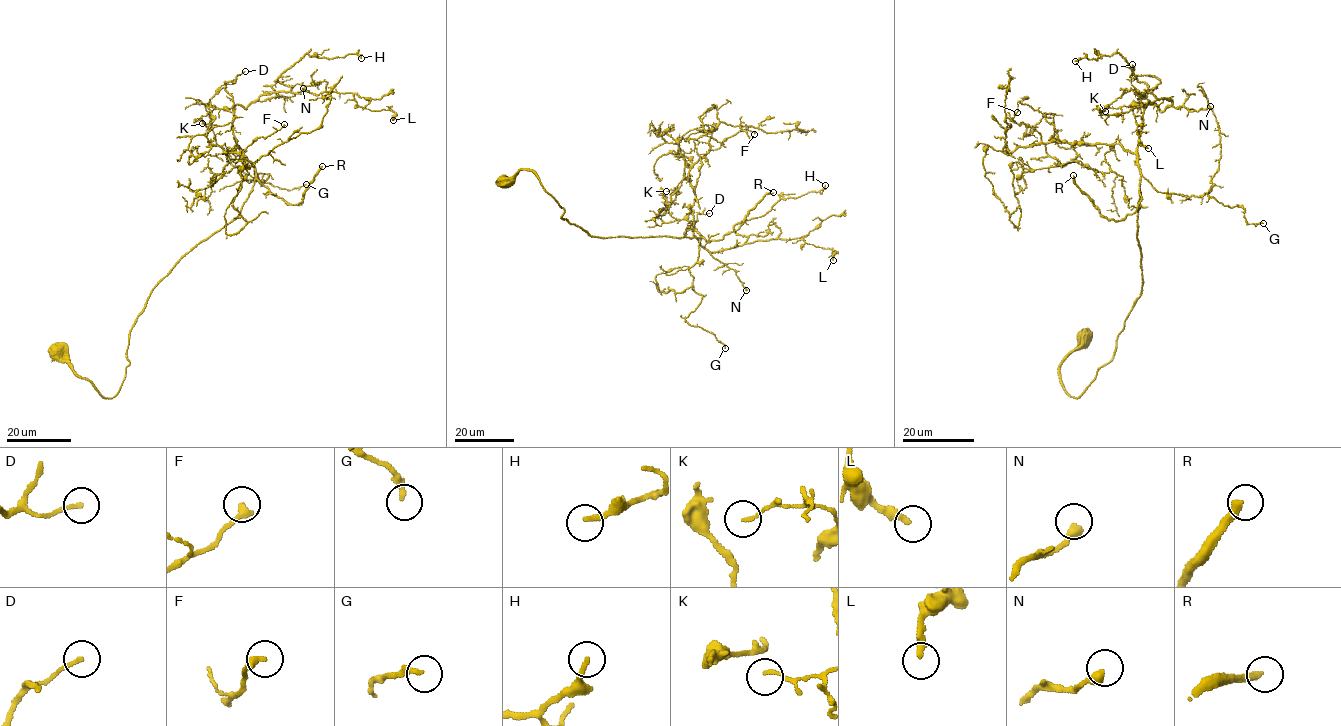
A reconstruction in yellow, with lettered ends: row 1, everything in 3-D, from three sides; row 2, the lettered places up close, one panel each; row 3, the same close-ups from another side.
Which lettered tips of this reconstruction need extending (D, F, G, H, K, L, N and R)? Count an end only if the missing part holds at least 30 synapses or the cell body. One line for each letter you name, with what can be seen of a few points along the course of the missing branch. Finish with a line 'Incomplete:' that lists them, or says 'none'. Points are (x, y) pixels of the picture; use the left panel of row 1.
R: missing branch runs (322, 166), (328, 153), (318, 139), (310, 96), (315, 87), (343, 82), (352, 93), (335, 94)
Incomplete: R

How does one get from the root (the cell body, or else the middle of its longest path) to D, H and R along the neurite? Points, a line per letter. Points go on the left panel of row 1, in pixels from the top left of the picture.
D: (57, 349), (112, 397), (153, 288), (238, 215), (256, 169), (224, 88), (245, 71)
H: (57, 349), (112, 397), (153, 288), (252, 189), (234, 107), (288, 92), (275, 81), (306, 53), (361, 58)
R: (57, 349), (112, 397), (129, 364), (129, 330), (153, 288), (238, 215), (256, 179), (297, 204), (322, 166)

